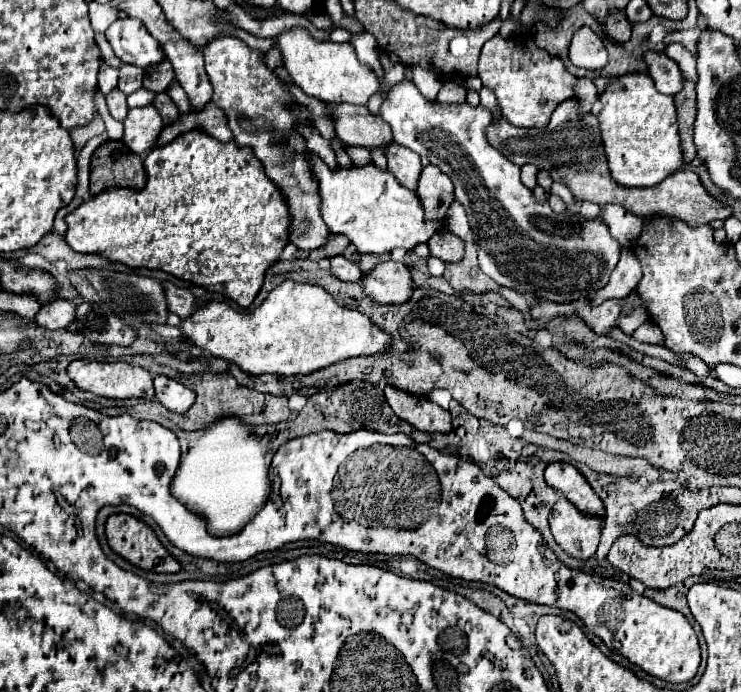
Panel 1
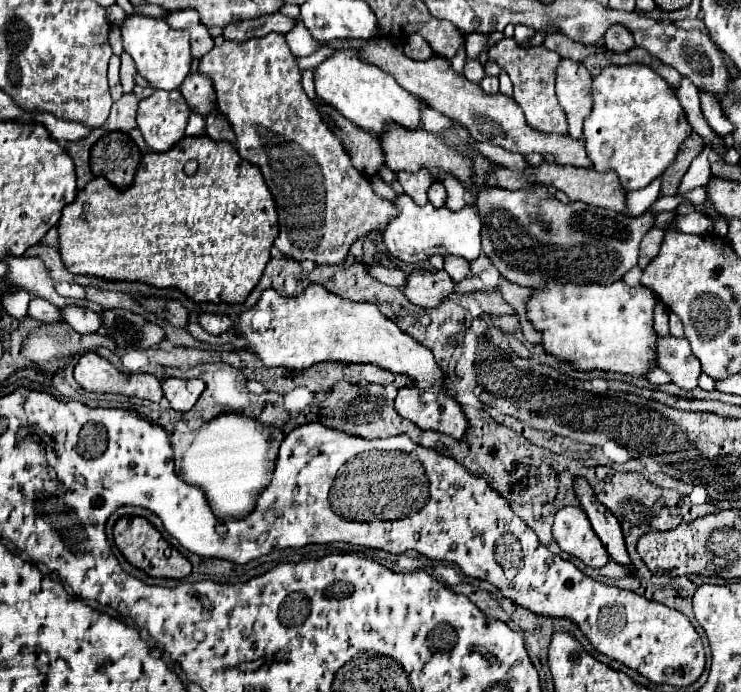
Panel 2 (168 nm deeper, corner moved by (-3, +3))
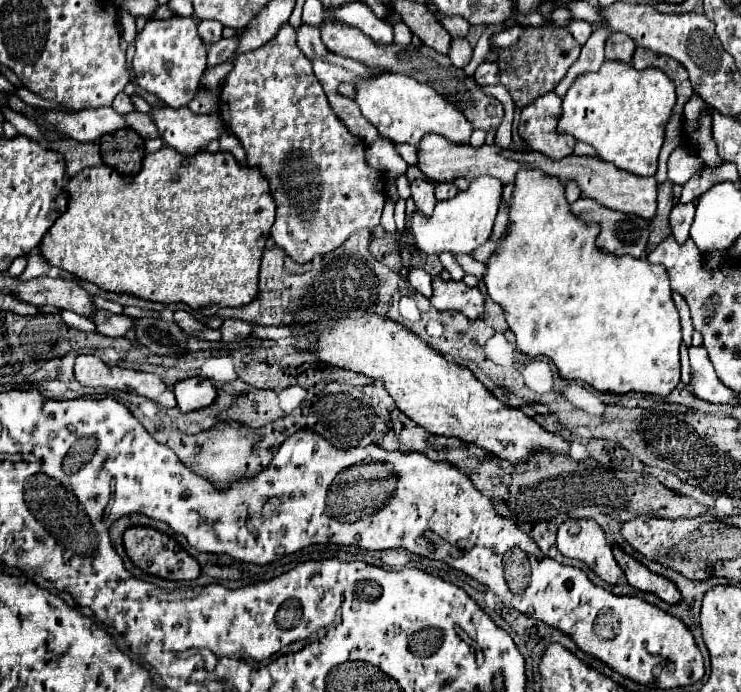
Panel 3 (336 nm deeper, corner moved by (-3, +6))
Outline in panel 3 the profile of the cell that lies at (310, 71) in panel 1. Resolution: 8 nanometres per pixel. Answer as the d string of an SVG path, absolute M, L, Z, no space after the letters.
M385 73L373 79L359 83L355 103L361 107L361 113L367 121L371 121L377 131L391 139L393 143L421 143L421 135L437 133L445 135L451 143L469 143L473 133L473 125L449 103L443 95L439 95L433 87L419 83L417 79L409 79L399 73Z

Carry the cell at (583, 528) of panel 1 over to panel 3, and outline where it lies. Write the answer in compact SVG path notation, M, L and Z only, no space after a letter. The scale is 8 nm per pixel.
M591 519L565 521L557 533L557 549L565 557L583 561L609 585L617 585L623 577L605 533Z

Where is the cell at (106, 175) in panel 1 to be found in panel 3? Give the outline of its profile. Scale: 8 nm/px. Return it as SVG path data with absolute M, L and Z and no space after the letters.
M119 129L101 137L103 163L117 169L121 175L137 175L145 157L145 147L139 133L133 129Z

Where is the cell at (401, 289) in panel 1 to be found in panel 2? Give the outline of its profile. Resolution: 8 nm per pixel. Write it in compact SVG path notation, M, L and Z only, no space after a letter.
M419 268L407 276L407 282L401 288L401 292L415 306L431 308L437 306L443 298L447 298L451 294L451 288L453 288L453 280L445 270L429 272Z

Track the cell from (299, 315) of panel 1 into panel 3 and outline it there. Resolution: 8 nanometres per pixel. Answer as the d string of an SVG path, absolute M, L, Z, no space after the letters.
M365 315L363 319L341 319L335 323L321 321L293 327L317 333L319 341L311 347L311 353L321 361L363 373L371 379L381 379L397 407L433 435L457 437L465 443L475 443L483 451L507 459L513 465L529 461L529 457L539 451L555 455L569 451L569 441L565 441L559 433L545 431L523 411L499 401L469 371L469 367L445 359L415 333L391 319Z

